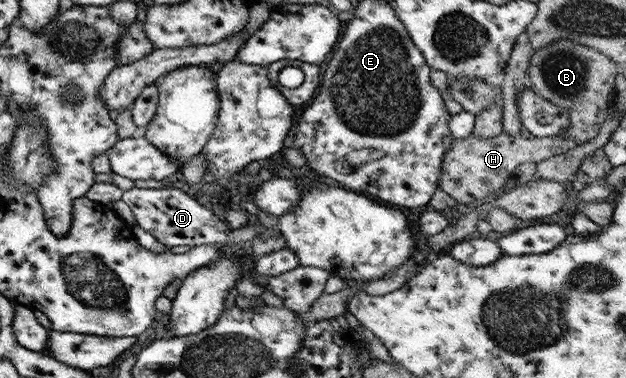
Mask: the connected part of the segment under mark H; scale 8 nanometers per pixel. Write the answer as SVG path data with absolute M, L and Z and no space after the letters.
M502 132L494 138L478 138L473 134L466 138L453 139L453 143L444 153L437 189L450 200L458 204L459 209L472 205L497 190L501 191L507 179L513 177L513 172L522 162L539 163L547 158L568 152L570 143L562 136L523 138L520 135L510 136Z

